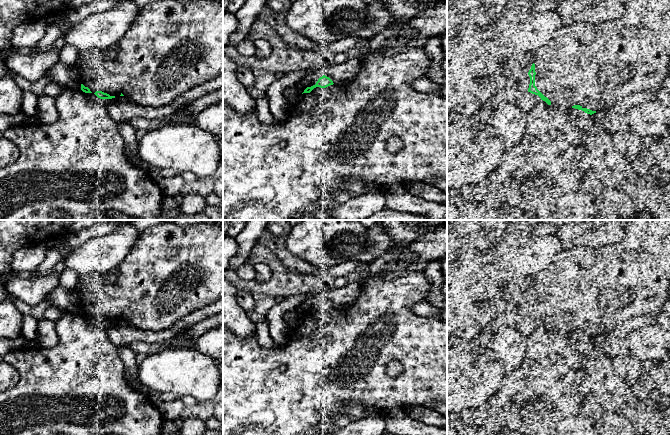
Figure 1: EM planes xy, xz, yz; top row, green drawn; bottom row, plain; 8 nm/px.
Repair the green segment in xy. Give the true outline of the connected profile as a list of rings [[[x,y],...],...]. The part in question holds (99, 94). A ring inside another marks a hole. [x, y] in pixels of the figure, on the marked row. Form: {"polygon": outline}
{"polygon": [[[157,0],[146,4],[133,22],[131,27],[118,42],[118,53],[114,58],[105,56],[106,49],[91,49],[88,52],[79,53],[74,64],[78,68],[81,79],[81,90],[85,93],[94,93],[100,99],[112,99],[125,96],[138,105],[160,107],[173,102],[179,95],[190,89],[213,80],[223,73],[223,5],[219,0],[195,0],[178,2],[176,0]]]}

